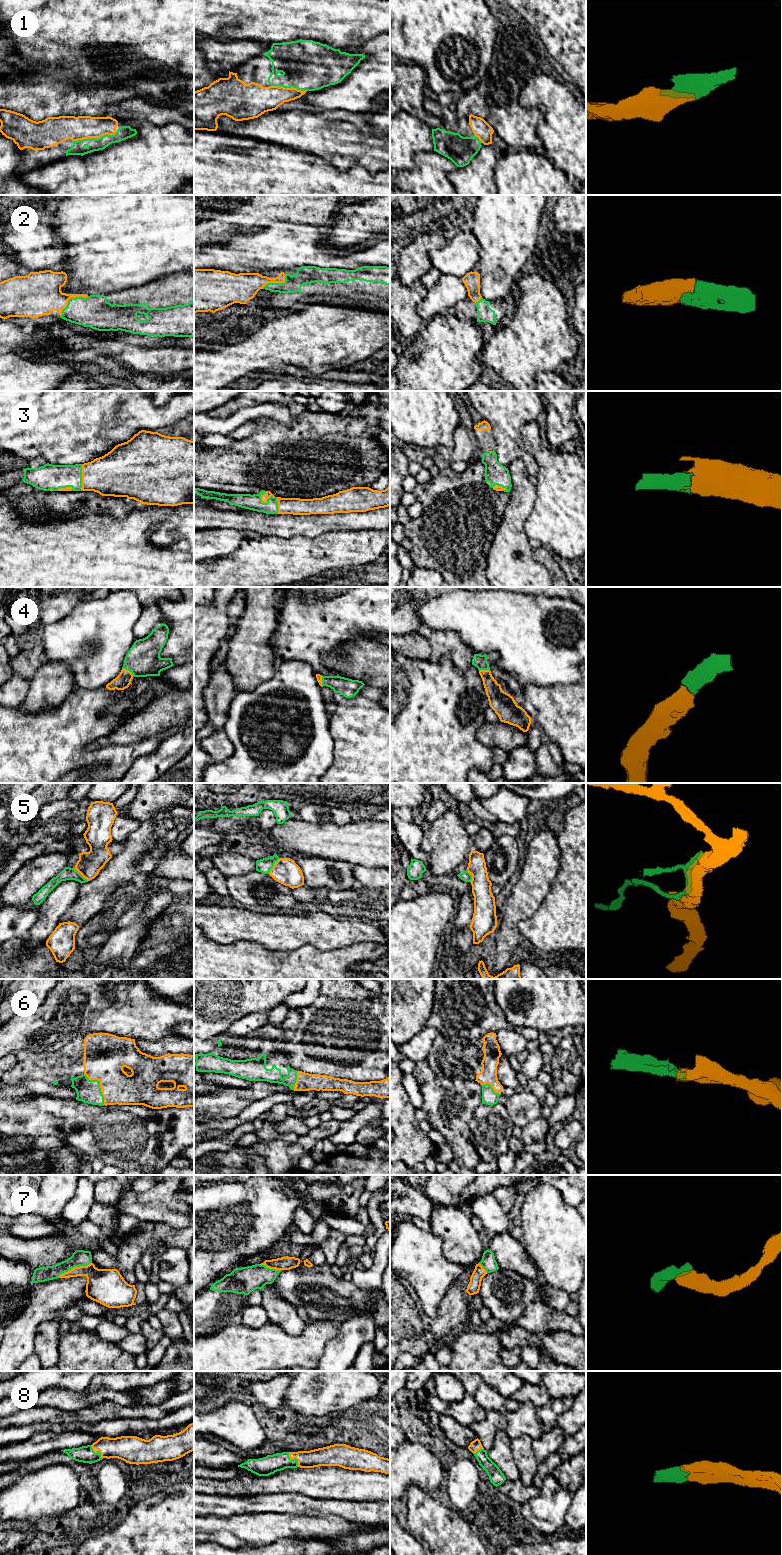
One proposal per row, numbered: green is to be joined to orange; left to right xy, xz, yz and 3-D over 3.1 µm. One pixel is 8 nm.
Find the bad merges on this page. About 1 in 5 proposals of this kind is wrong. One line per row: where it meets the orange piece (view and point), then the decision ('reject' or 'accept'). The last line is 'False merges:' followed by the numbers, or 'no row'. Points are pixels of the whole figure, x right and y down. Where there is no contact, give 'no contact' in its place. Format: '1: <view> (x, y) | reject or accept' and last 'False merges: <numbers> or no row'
1: xy (94, 137) | accept
2: xy (70, 297) | accept
3: xz (272, 495) | accept
4: xy (127, 670) | accept
5: xz (273, 866) | reject
6: xy (100, 1085) | accept
7: xy (74, 1267) | accept
8: xz (294, 1457) | accept
False merges: 5

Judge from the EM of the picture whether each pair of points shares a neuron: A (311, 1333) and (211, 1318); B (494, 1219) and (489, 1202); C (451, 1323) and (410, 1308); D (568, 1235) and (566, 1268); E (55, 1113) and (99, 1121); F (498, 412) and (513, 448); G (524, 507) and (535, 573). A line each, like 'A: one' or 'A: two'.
A: two
B: one
C: one
D: one
E: one
F: one
G: one

